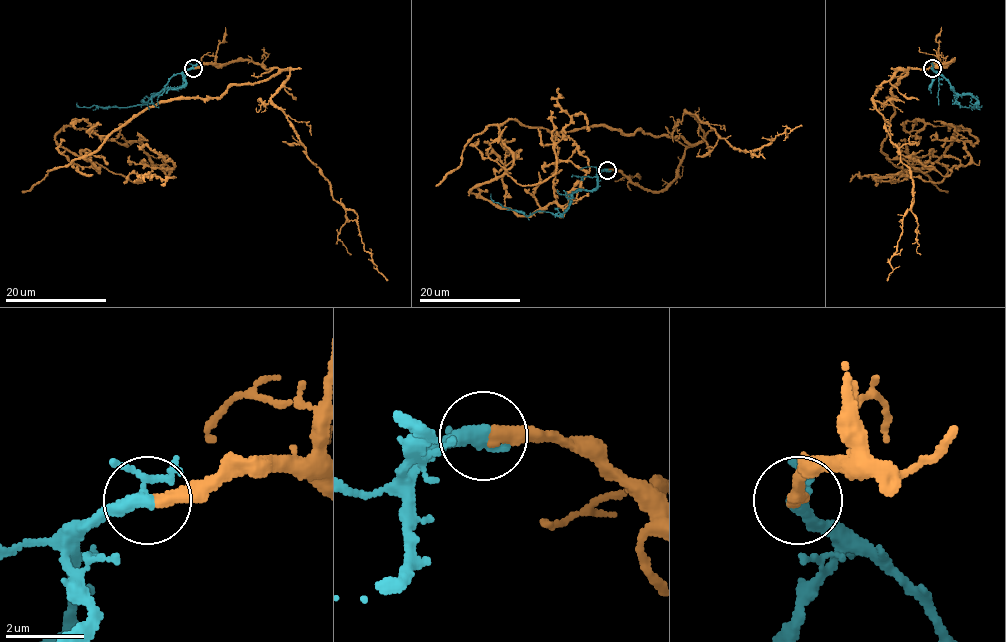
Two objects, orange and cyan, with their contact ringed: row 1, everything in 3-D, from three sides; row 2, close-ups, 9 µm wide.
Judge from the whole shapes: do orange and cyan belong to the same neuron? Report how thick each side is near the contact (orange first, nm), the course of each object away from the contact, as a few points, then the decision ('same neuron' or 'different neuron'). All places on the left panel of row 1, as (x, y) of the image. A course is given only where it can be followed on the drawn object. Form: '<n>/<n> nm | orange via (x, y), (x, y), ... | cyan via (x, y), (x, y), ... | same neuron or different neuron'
360/240 nm | orange via (193, 68), (278, 71), (149, 105), (86, 159), (98, 171), (55, 136), (139, 143), (167, 176), (140, 148) | cyan via (193, 68), (184, 73), (180, 85), (165, 87), (146, 102), (127, 107), (82, 107), (77, 103) | same neuron

